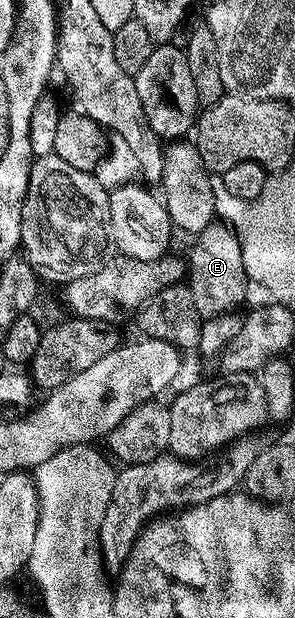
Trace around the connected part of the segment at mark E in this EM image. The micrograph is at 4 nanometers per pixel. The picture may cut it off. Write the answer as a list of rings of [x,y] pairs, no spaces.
[[[213,222],[207,225],[202,232],[193,237],[194,245],[190,248],[188,255],[188,287],[192,290],[194,308],[198,315],[203,318],[214,318],[225,308],[234,308],[237,304],[242,304],[246,300],[246,287],[248,281],[244,270],[244,258],[240,250],[238,236],[235,235],[233,228],[226,222]]]

